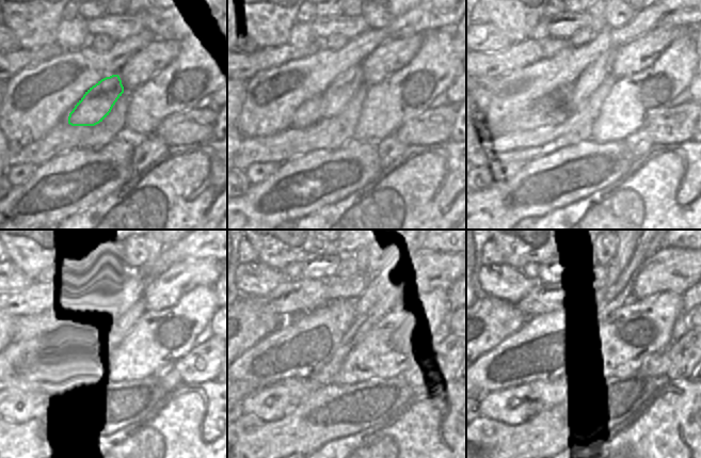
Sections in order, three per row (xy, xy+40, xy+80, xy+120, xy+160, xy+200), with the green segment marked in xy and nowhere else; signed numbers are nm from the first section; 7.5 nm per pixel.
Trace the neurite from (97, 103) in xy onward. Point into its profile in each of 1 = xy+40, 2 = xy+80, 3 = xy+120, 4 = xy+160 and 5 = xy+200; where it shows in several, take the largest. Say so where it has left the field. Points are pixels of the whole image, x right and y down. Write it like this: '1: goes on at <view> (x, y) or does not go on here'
1: goes on at xy+40 (338, 94)
2: goes on at xy+80 (589, 80)
3: goes on at xy+120 (130, 298)
4: goes on at xy+160 (376, 294)
5: goes on at xy+200 (620, 293)

